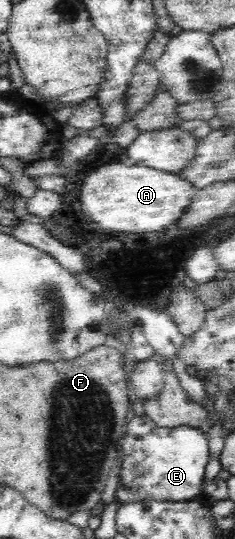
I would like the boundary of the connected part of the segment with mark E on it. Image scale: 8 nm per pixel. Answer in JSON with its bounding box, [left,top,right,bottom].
[115,415,211,503]

